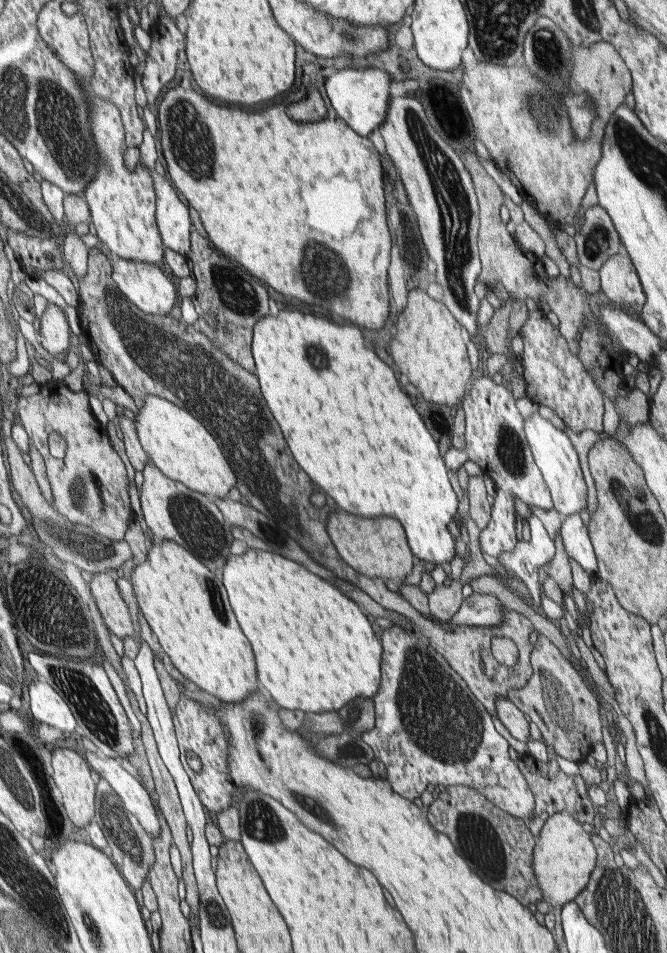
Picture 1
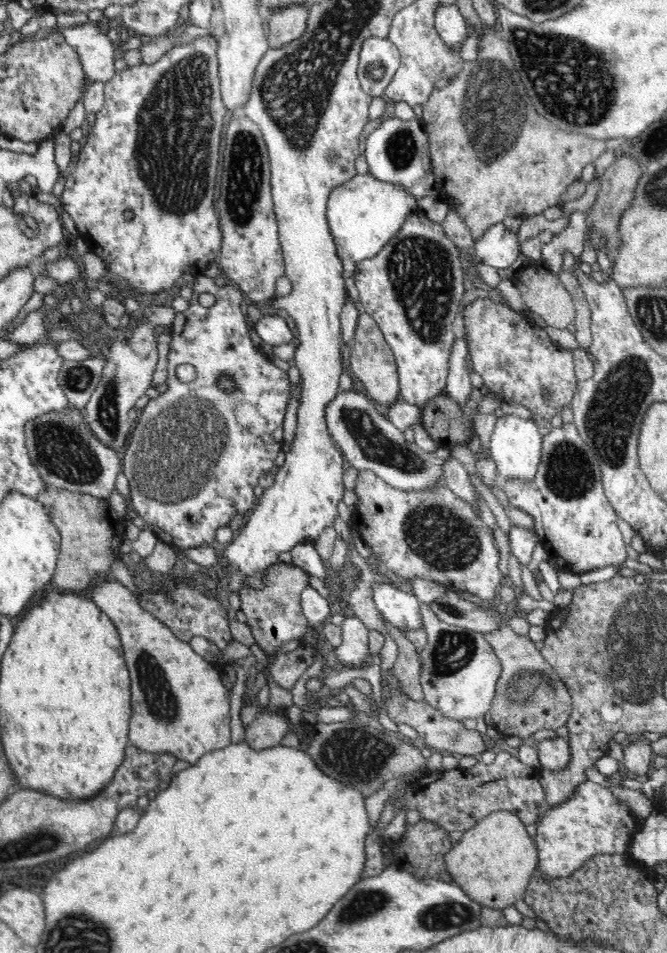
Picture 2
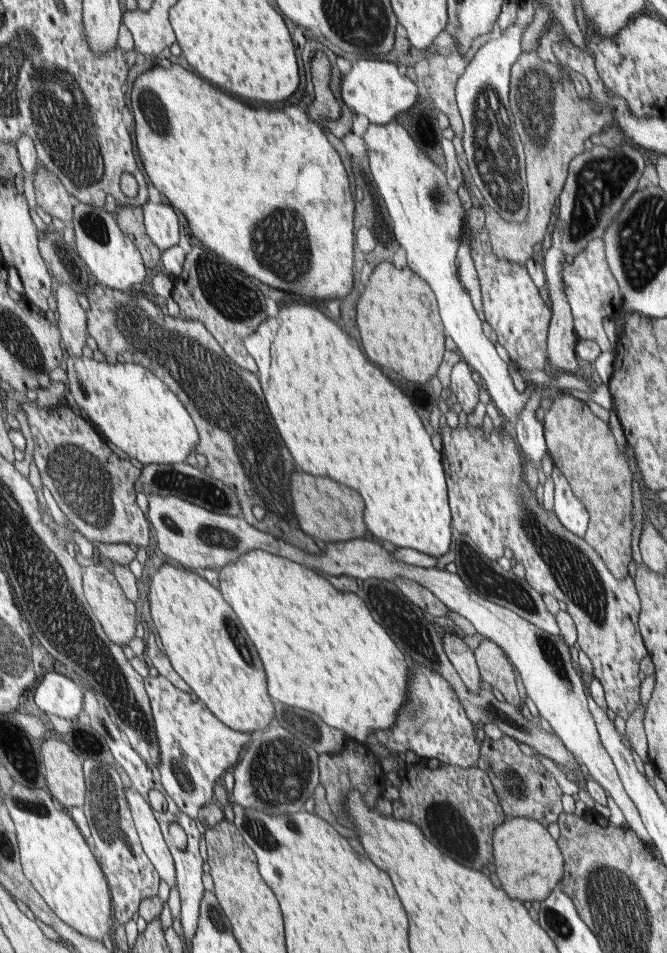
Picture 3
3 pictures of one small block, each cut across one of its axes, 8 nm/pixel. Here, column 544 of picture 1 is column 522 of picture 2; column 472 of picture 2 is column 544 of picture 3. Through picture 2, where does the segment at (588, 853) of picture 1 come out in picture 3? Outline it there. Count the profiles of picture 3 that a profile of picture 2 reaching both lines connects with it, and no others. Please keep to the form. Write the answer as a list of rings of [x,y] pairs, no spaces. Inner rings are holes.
[[[509,818],[493,830],[493,864],[495,876],[509,898],[517,898],[525,904],[537,900],[543,902],[563,880],[565,858],[545,826],[531,818]]]

